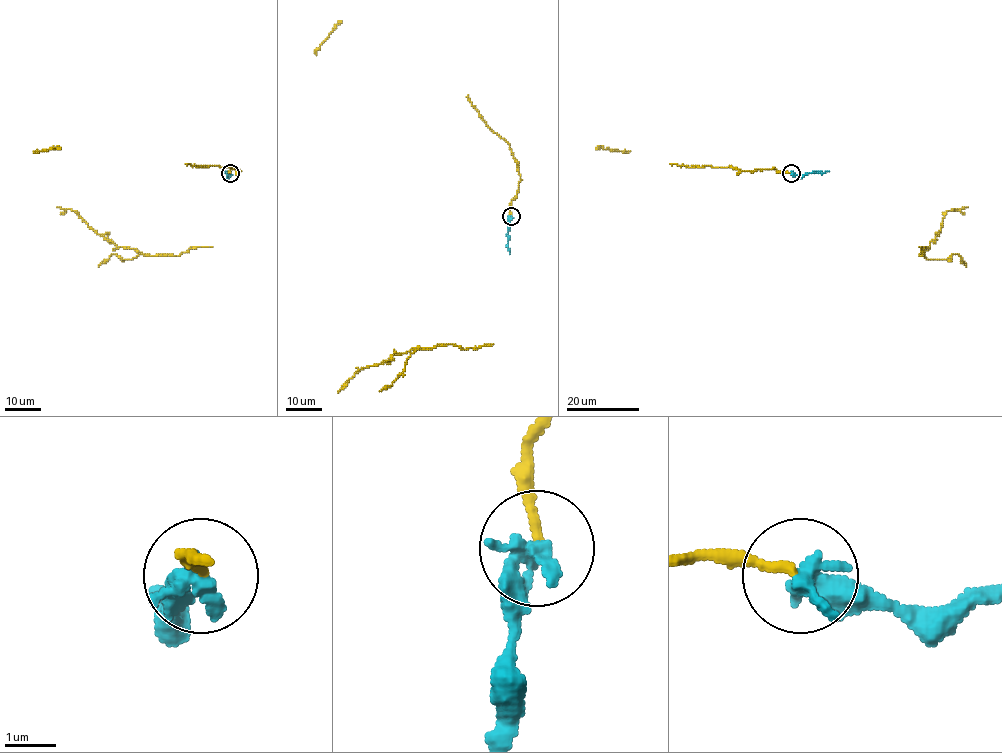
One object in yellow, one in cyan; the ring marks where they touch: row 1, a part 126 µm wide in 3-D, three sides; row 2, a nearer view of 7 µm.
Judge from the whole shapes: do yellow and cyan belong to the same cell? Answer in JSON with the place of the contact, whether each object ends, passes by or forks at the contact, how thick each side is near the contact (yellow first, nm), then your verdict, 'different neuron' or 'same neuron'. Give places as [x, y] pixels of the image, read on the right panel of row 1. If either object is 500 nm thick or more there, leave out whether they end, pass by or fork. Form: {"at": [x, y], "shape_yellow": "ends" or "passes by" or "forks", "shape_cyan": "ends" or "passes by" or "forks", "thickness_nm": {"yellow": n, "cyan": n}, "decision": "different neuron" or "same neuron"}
{"at": [791, 173], "shape_yellow": "ends", "shape_cyan": "ends", "thickness_nm": {"yellow": 180, "cyan": 440}, "decision": "different neuron"}

